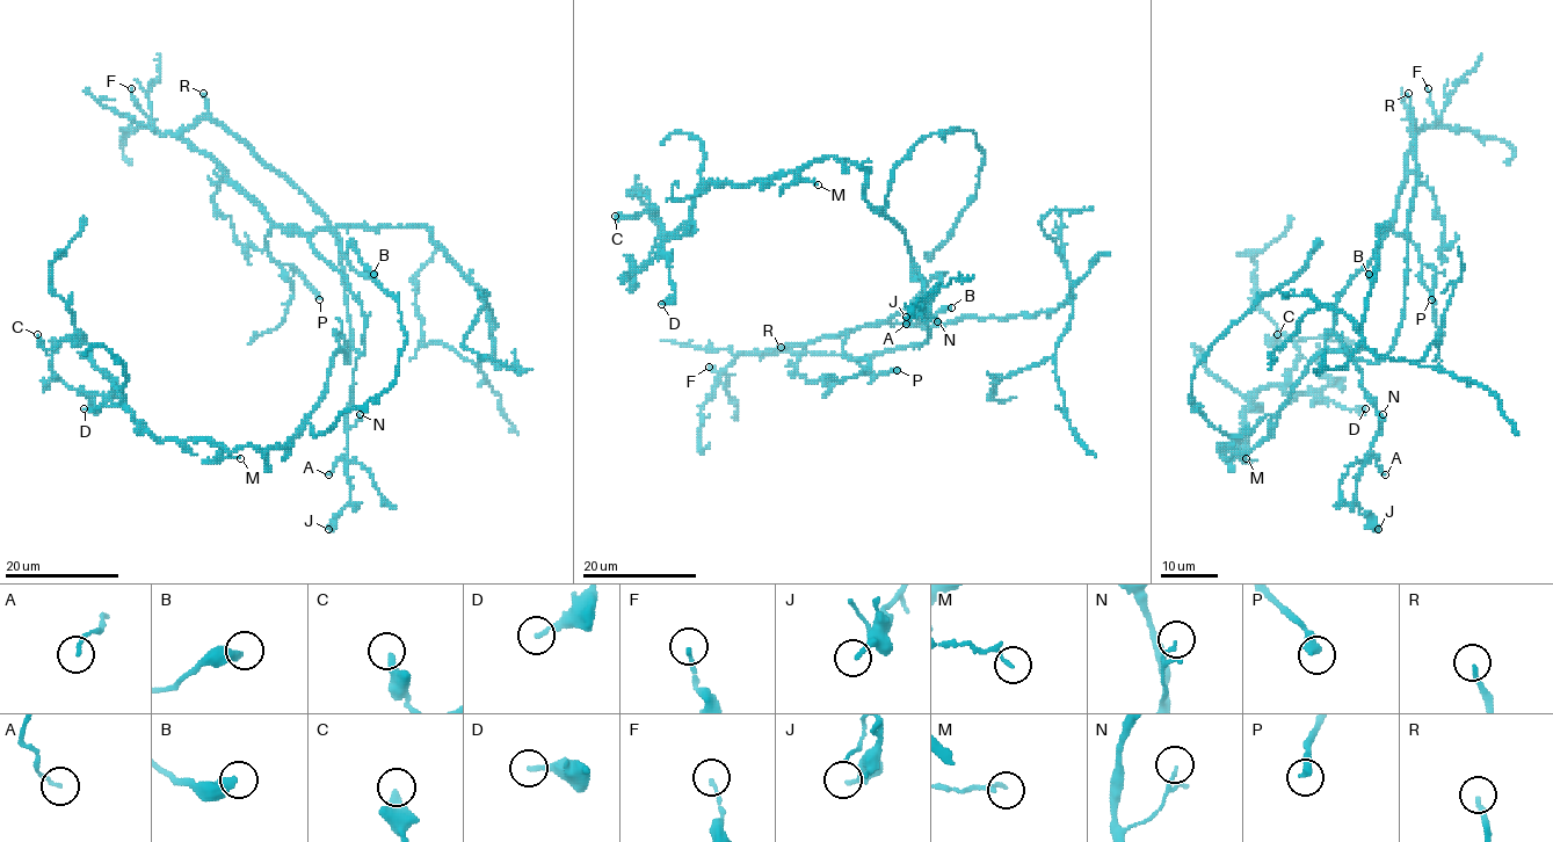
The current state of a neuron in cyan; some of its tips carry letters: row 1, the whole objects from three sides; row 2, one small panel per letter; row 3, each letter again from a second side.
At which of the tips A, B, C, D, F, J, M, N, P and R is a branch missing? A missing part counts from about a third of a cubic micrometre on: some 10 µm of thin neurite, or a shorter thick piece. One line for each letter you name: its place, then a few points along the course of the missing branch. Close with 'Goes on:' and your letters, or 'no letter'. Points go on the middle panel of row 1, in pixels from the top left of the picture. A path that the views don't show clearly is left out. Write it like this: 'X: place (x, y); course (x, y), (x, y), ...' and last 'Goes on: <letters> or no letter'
P: place (897, 370)
R: place (781, 347)
Goes on: P, R

